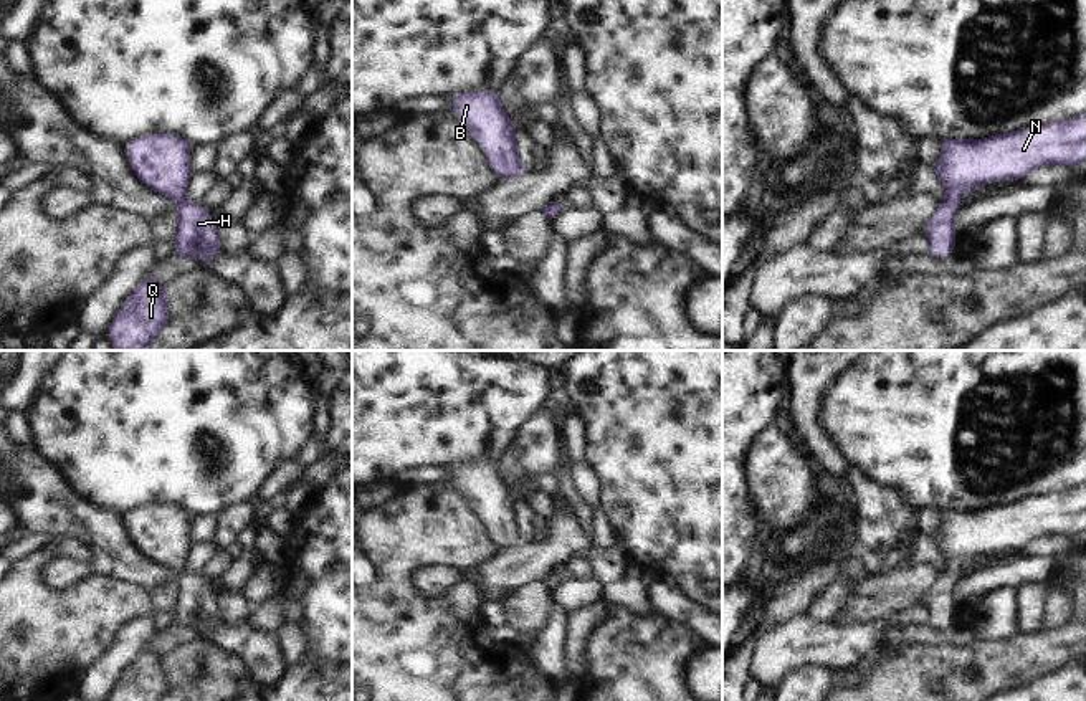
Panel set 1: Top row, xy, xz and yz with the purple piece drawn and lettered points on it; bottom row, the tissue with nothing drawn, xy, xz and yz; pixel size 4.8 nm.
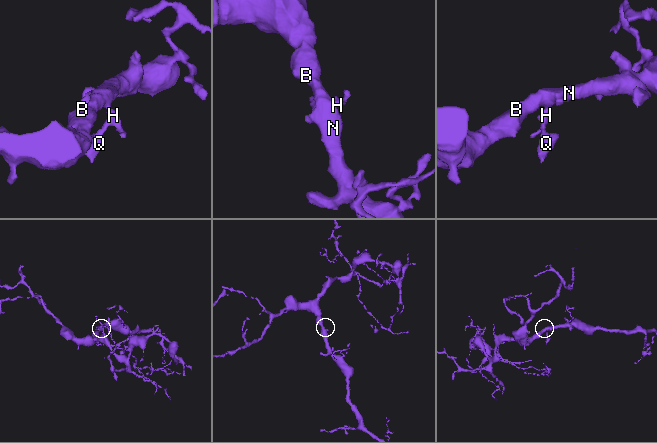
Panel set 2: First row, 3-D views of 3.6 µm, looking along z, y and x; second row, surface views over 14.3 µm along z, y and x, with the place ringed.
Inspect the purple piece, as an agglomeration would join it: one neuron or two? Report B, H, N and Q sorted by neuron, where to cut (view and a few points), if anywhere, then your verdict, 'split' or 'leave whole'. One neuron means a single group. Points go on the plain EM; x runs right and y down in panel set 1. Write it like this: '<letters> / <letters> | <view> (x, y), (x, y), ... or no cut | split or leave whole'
B H N Q | no cut | leave whole

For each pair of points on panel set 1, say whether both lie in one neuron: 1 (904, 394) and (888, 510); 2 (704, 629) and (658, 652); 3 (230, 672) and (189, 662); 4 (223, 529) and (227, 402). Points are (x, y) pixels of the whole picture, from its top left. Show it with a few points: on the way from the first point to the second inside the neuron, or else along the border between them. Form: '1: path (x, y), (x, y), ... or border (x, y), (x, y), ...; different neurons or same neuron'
1: border (860, 467), (881, 485), (895, 490), (918, 511); different neurons
2: border (660, 615), (681, 622), (704, 642); different neurons
3: path (220, 672), (199, 672); same neuron
4: border (253, 500), (230, 505), (217, 515); different neurons

